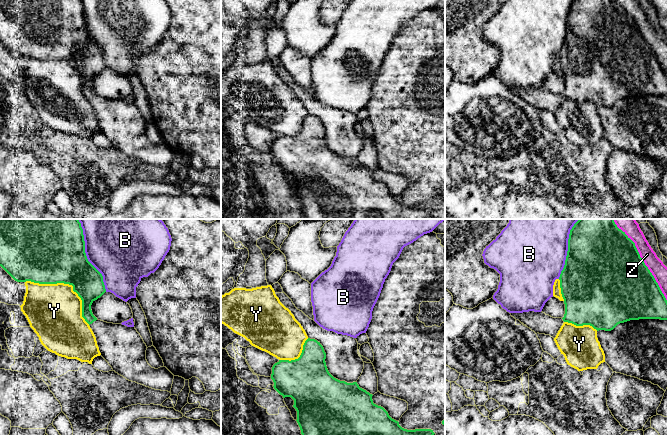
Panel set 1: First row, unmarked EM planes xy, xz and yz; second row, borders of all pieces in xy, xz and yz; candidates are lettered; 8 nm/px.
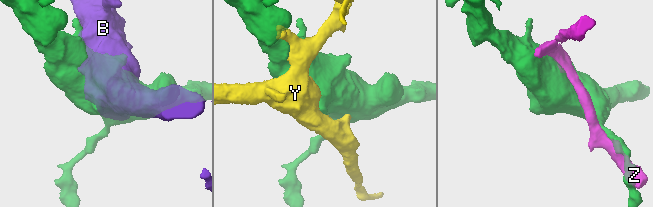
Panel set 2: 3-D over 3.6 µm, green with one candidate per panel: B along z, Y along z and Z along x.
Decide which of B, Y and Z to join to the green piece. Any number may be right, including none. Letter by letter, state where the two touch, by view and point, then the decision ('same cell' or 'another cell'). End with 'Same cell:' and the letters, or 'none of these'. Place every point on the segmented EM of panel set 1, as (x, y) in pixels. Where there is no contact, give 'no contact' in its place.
B: contact xy (85, 255); another cell
Y: contact xy (68, 283); another cell
Z: contact yz (642, 260); another cell
Same cell: none of these

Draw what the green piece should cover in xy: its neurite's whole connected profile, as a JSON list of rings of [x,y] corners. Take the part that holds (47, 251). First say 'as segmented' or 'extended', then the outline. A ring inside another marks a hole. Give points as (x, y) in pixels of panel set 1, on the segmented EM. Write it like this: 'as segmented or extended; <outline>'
extended; [[[0,219],[0,266],[17,282],[72,285],[82,300],[82,317],[96,337],[101,356],[113,371],[129,381],[171,392],[174,375],[164,366],[155,369],[148,364],[147,346],[135,327],[107,323],[93,315],[91,305],[106,289],[102,274],[87,259],[78,219]]]

